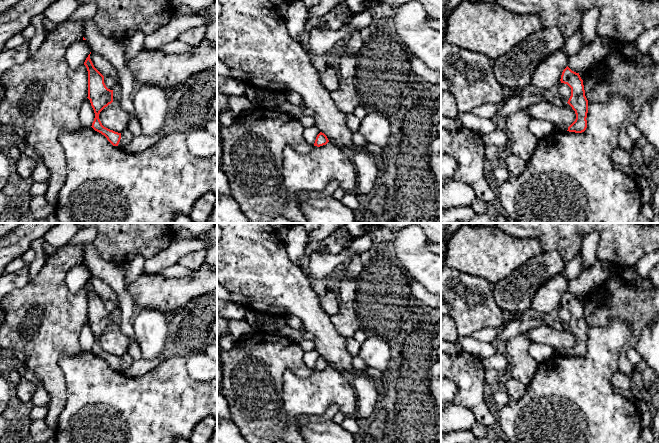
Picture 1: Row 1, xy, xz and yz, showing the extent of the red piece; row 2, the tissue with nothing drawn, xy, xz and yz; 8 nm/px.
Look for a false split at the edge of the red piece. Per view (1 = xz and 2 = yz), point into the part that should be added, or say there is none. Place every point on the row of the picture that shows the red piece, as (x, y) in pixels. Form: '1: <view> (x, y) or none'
1: none
2: none

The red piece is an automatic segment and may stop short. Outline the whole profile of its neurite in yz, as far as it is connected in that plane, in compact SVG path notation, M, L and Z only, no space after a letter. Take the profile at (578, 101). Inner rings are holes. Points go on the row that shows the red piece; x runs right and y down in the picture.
M567 66L562 72L560 81L571 88L571 96L567 103L576 114L575 121L568 127L567 131L582 133L587 128L586 118L588 113L588 100L585 96L583 80L579 73L572 71Z

